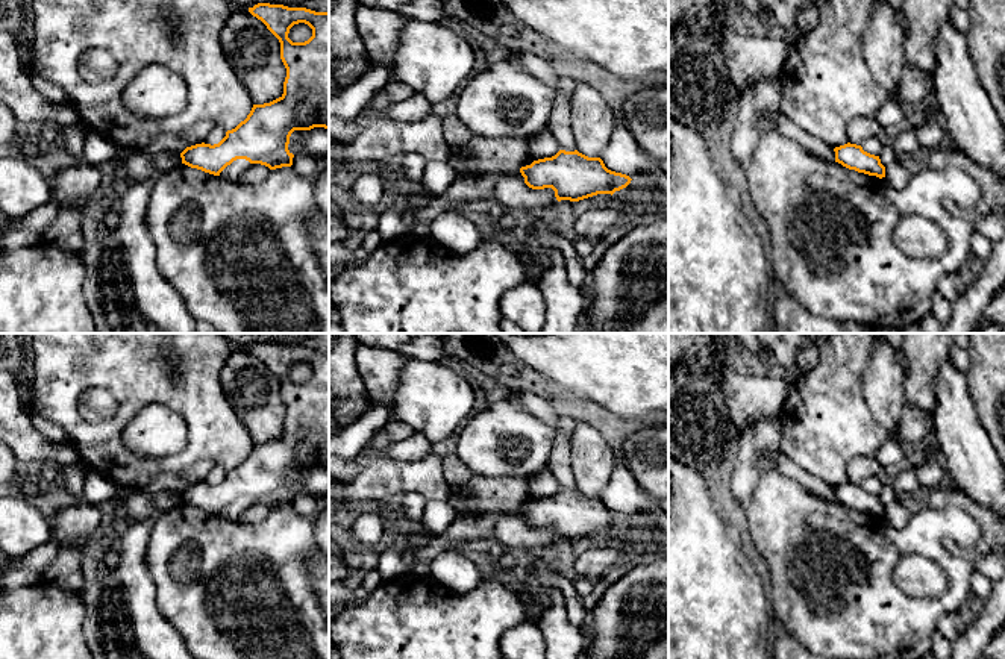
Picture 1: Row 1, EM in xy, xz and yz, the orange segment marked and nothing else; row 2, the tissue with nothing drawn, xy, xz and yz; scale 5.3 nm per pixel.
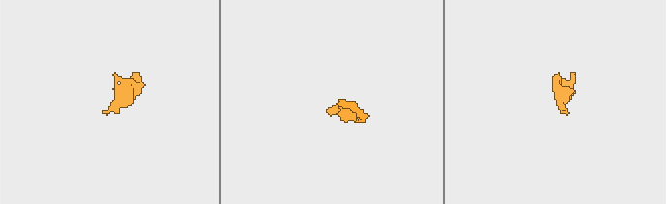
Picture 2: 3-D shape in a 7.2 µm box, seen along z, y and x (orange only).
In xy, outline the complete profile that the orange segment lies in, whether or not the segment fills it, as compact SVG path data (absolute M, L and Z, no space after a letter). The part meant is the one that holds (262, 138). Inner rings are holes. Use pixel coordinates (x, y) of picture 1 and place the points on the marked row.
M258 3L249 12L261 20L280 42L280 59L286 68L283 94L264 105L253 105L250 114L235 129L227 130L218 144L196 144L182 153L182 164L220 176L236 159L261 164L270 170L291 167L294 155L288 150L294 130L314 127L329 129L329 12L315 12L306 8ZM305 23L312 29L312 36L305 42L288 38L294 24Z

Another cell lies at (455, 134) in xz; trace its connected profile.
M456 112L446 115L441 121L444 142L449 147L465 145L474 135L458 118Z

